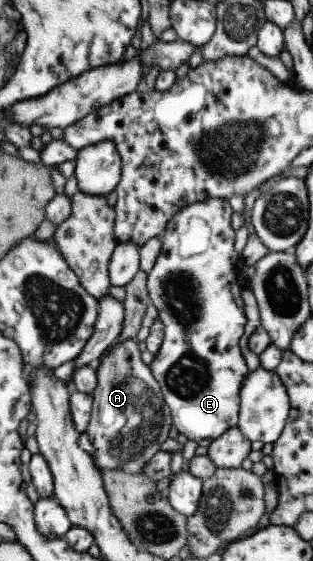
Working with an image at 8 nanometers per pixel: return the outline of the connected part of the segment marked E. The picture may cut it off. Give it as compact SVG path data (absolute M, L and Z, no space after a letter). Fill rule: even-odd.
M223 198L209 199L207 202L193 203L192 206L185 207L184 210L176 213L168 223L167 229L161 236L163 240L162 253L155 264L155 268L148 273L148 292L150 299L159 310L159 319L165 324L166 336L159 351L154 354L154 360L150 363L153 375L157 378L167 406L171 408L171 417L176 429L183 436L191 441L203 441L203 439L219 438L221 434L227 432L239 421L240 391L249 371L245 366L243 355L239 350L239 337L243 335L243 325L245 325L245 314L243 313L243 303L239 292L245 284L245 279L241 276L241 269L237 265L237 253L233 251L233 229L229 227L229 203Z

